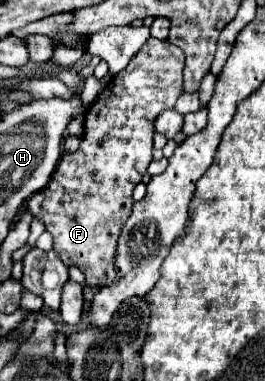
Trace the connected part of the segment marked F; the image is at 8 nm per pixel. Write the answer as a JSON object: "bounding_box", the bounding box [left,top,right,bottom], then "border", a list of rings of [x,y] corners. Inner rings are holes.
{"bounding_box":[27,38,185,288],"border":[[[149,38],[149,40],[143,44],[143,48],[137,52],[137,56],[133,56],[133,60],[127,64],[127,68],[121,70],[117,76],[113,76],[111,82],[109,82],[109,84],[103,88],[103,92],[97,96],[97,100],[87,108],[87,112],[85,112],[85,122],[83,122],[83,138],[81,138],[79,150],[73,152],[73,154],[61,156],[59,166],[57,166],[55,174],[51,176],[47,188],[43,188],[41,192],[33,194],[33,196],[29,198],[29,202],[27,202],[27,208],[31,210],[31,214],[33,214],[37,220],[41,220],[41,222],[45,224],[45,230],[53,236],[53,250],[57,252],[57,256],[61,256],[63,264],[65,264],[65,266],[77,266],[77,268],[85,274],[87,284],[93,286],[93,288],[101,288],[101,286],[111,284],[111,282],[115,280],[113,256],[117,254],[117,240],[119,240],[119,236],[121,236],[121,228],[123,228],[123,224],[125,224],[125,218],[129,218],[131,212],[133,212],[133,204],[135,204],[135,202],[133,202],[133,196],[131,196],[131,194],[133,194],[135,186],[141,182],[143,174],[147,174],[147,166],[149,166],[149,162],[153,160],[153,156],[151,156],[151,152],[153,152],[153,134],[155,134],[153,120],[155,120],[163,110],[173,108],[173,104],[177,102],[179,94],[183,92],[183,64],[185,64],[185,54],[181,52],[181,48],[177,48],[177,46],[171,44],[169,40]]]}

